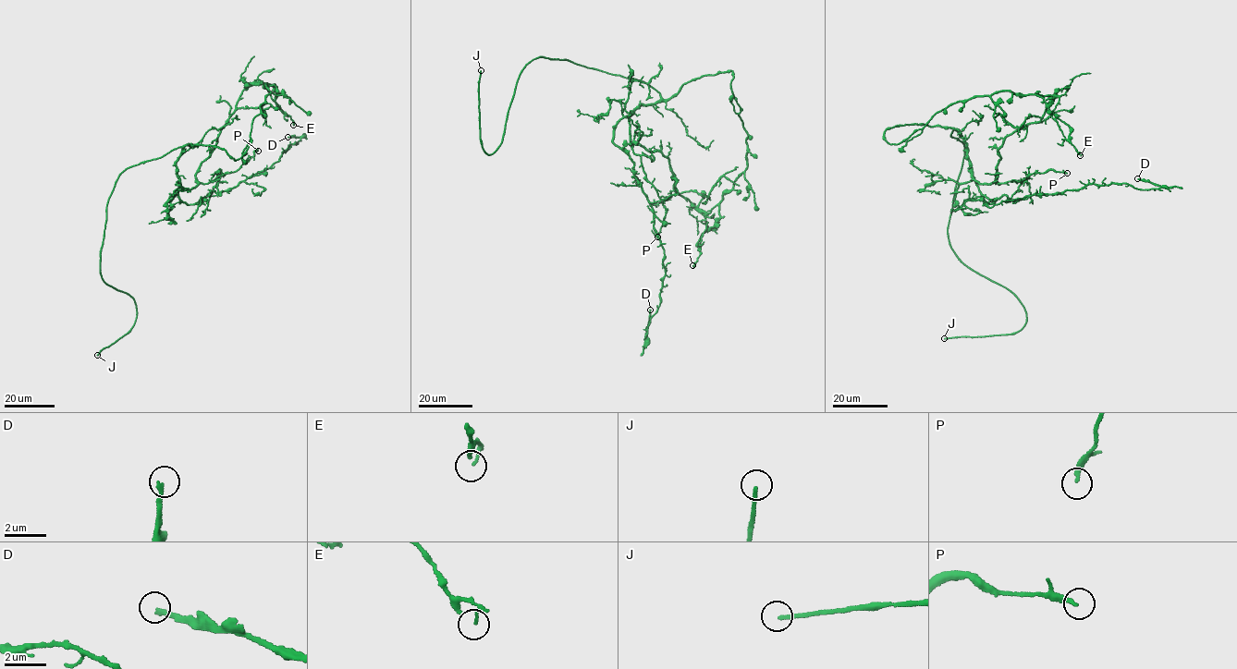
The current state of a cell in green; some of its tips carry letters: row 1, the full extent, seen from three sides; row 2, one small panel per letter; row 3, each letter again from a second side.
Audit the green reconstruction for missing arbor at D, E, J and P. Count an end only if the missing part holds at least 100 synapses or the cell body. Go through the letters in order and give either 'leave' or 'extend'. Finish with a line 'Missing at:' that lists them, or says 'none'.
D: leave
E: leave
J: extend
P: leave
Missing at: J

